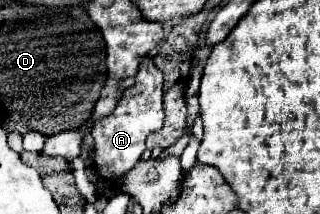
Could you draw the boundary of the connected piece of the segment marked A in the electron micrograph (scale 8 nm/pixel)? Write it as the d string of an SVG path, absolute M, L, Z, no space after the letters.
M147 56L139 64L139 70L135 74L135 86L127 88L123 92L123 98L119 98L115 110L107 118L99 118L99 122L93 124L91 136L95 140L93 146L93 168L103 180L117 182L127 174L145 152L145 138L149 132L155 132L163 126L163 74L155 68L153 60Z

